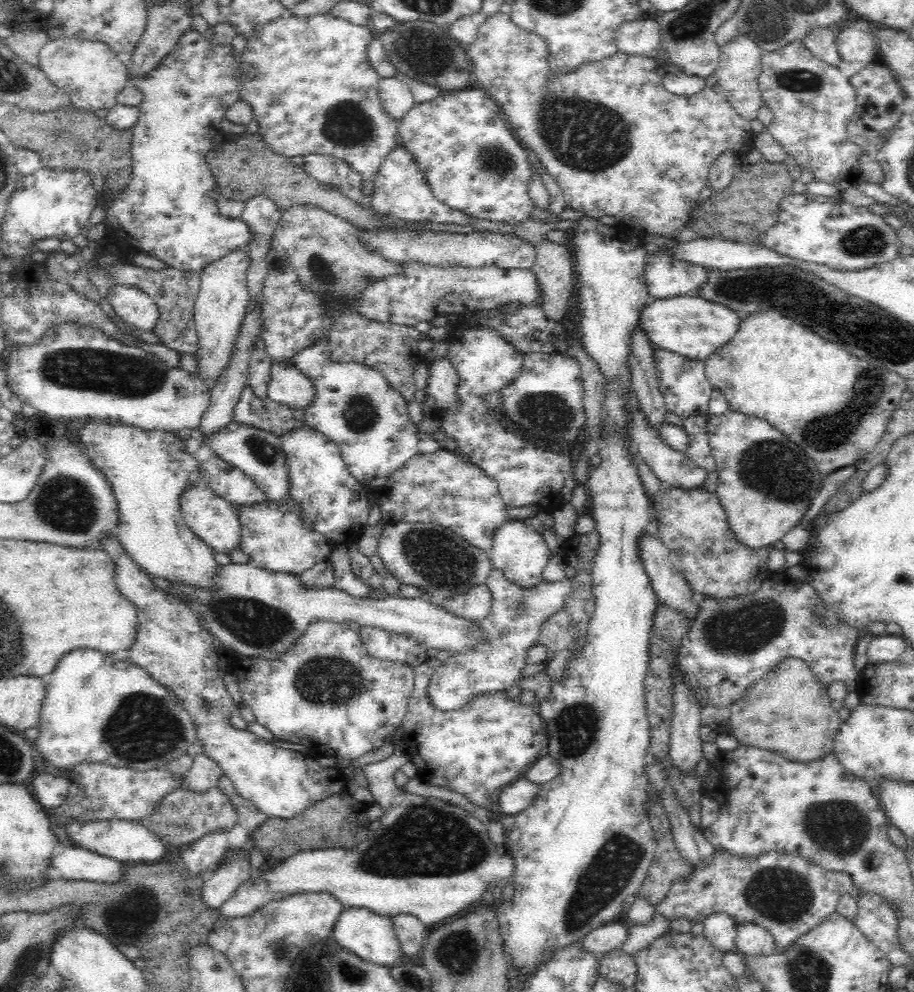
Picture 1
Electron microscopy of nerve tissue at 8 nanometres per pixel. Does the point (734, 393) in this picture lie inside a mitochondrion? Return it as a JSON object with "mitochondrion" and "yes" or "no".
{"mitochondrion":"no"}

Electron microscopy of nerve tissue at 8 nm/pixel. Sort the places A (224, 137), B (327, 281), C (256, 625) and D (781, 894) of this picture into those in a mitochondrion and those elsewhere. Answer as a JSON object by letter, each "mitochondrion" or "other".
{"A":"other","B":"mitochondrion","C":"mitochondrion","D":"mitochondrion"}

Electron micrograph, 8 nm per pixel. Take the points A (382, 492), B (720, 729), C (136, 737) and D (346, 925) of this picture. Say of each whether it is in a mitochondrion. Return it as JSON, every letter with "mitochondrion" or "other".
{"A":"other","B":"other","C":"mitochondrion","D":"other"}

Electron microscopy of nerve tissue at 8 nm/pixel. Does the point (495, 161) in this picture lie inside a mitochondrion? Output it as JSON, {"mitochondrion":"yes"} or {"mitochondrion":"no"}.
{"mitochondrion":"yes"}

